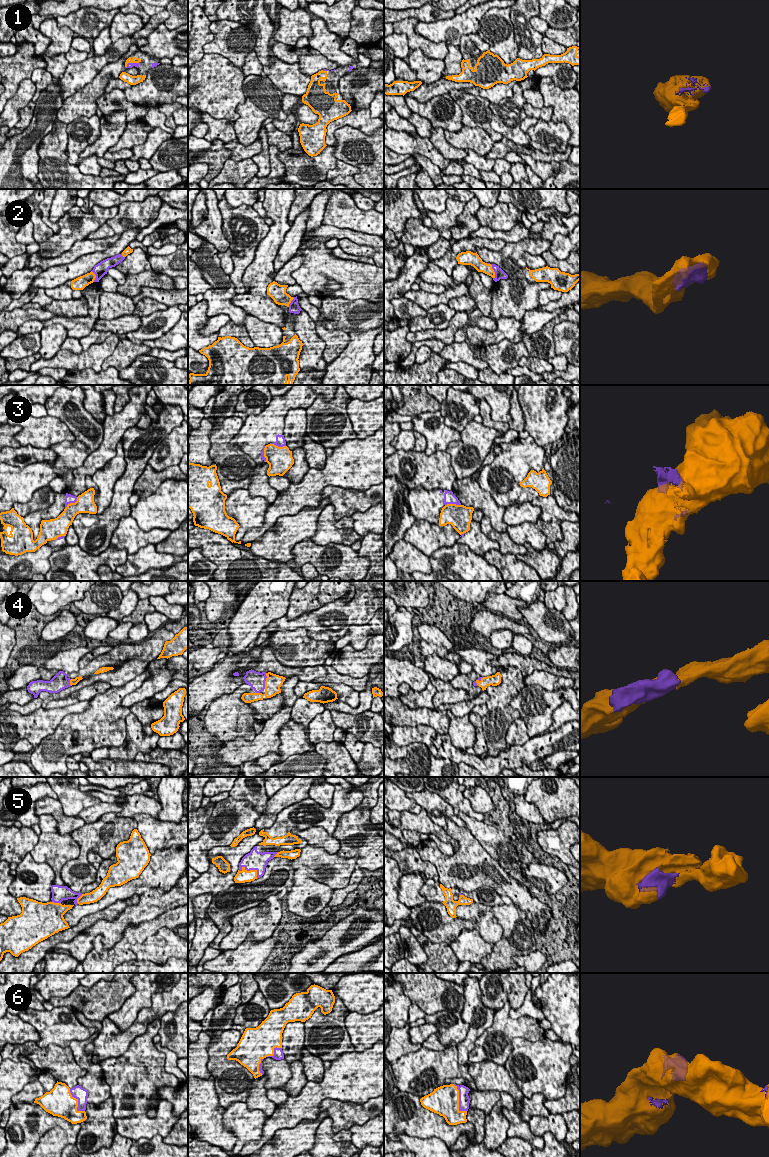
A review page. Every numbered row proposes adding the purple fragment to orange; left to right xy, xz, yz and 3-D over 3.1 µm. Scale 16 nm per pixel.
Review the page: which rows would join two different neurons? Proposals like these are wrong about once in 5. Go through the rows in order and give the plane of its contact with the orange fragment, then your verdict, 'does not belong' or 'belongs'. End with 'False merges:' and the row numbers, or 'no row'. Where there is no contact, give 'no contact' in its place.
1: contact in xy; belongs
2: contact in yz; belongs
3: contact in xy; does not belong
4: contact in xz; belongs
5: contact in xz; belongs
6: contact in yz; belongs
False merges: 3

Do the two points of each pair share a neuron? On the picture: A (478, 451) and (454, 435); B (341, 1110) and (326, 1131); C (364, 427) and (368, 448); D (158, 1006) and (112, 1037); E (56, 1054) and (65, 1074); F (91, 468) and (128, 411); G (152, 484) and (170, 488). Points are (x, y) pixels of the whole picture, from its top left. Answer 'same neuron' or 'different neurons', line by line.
A: different neurons
B: different neurons
C: different neurons
D: same neuron
E: same neuron
F: same neuron
G: different neurons

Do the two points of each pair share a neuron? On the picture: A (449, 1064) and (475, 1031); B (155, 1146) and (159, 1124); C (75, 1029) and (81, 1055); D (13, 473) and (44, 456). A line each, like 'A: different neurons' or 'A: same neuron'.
A: different neurons
B: different neurons
C: different neurons
D: different neurons

